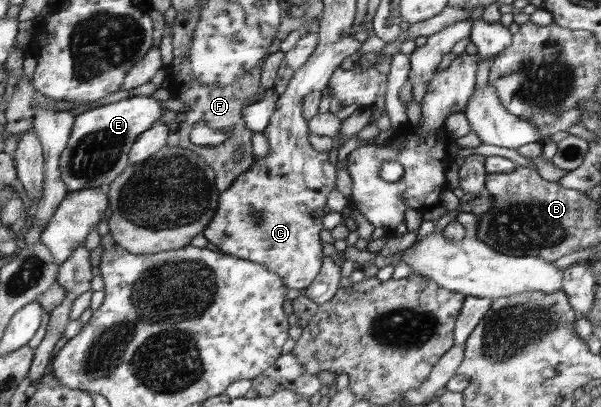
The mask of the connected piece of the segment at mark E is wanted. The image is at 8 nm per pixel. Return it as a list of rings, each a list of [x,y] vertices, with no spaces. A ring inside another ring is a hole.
[[[129,96],[117,102],[87,109],[84,113],[78,114],[75,117],[73,129],[71,129],[69,143],[61,152],[59,160],[60,178],[68,191],[83,191],[91,188],[97,189],[100,186],[110,186],[128,168],[130,164],[128,156],[132,146],[136,144],[136,138],[159,121],[163,110],[167,110],[167,108],[162,106],[160,100],[156,100],[152,96]]]

